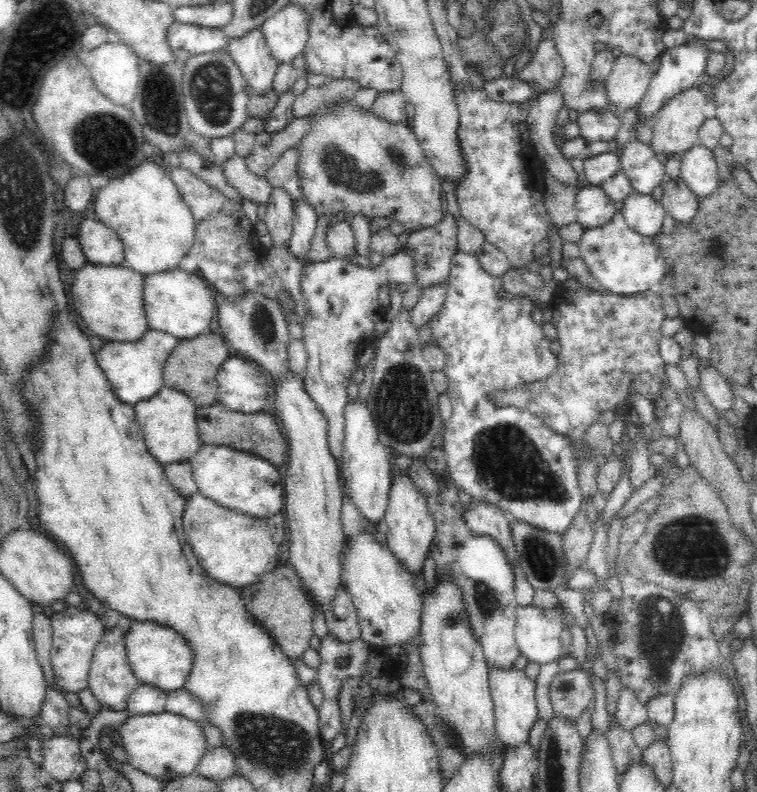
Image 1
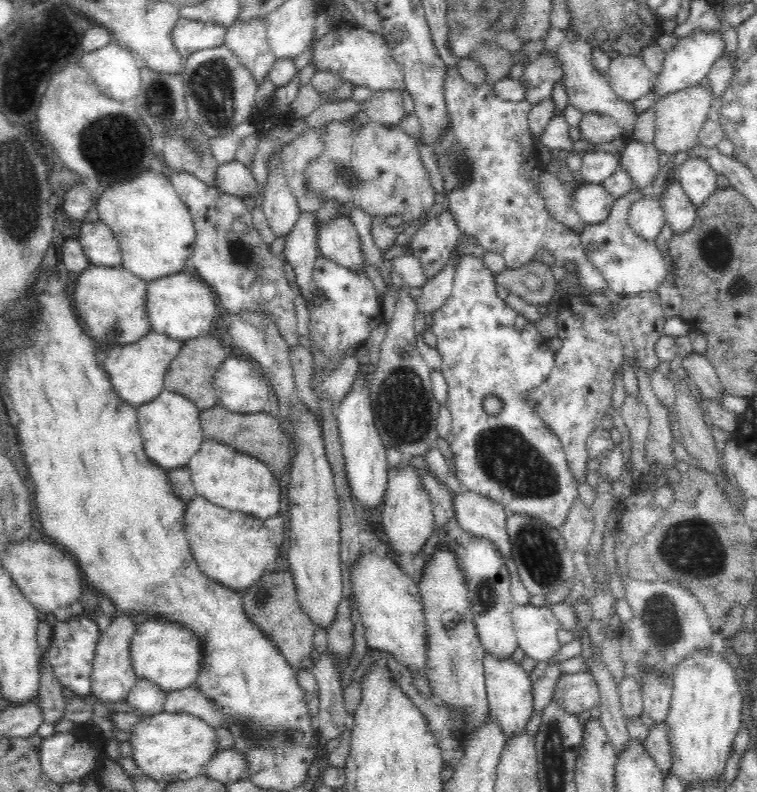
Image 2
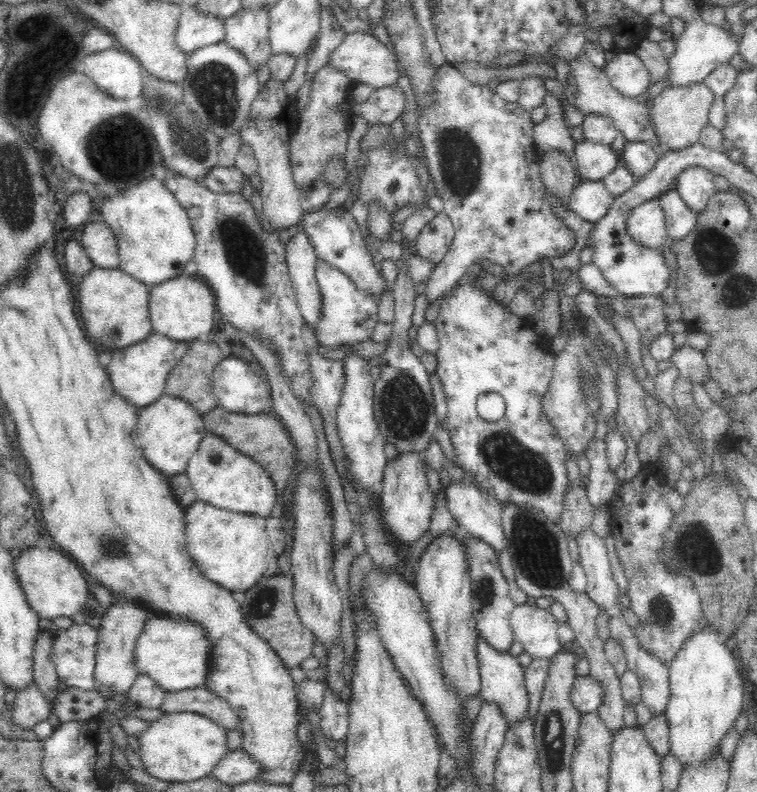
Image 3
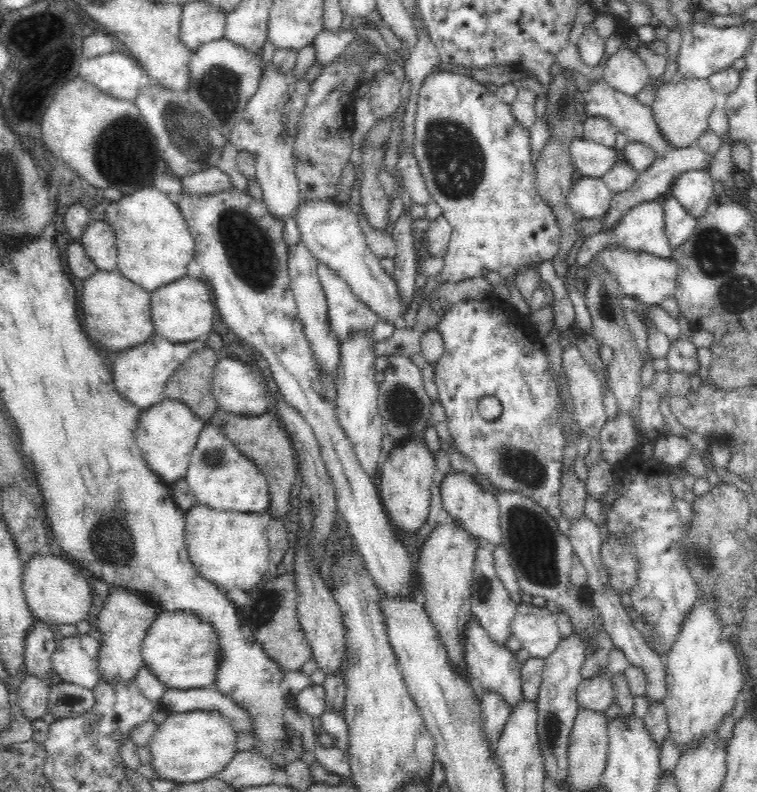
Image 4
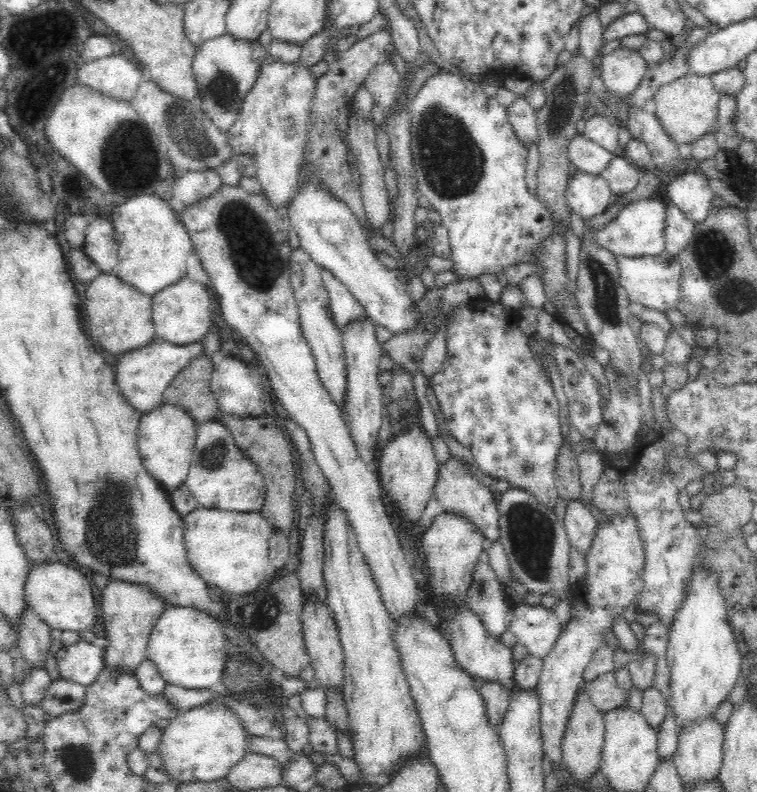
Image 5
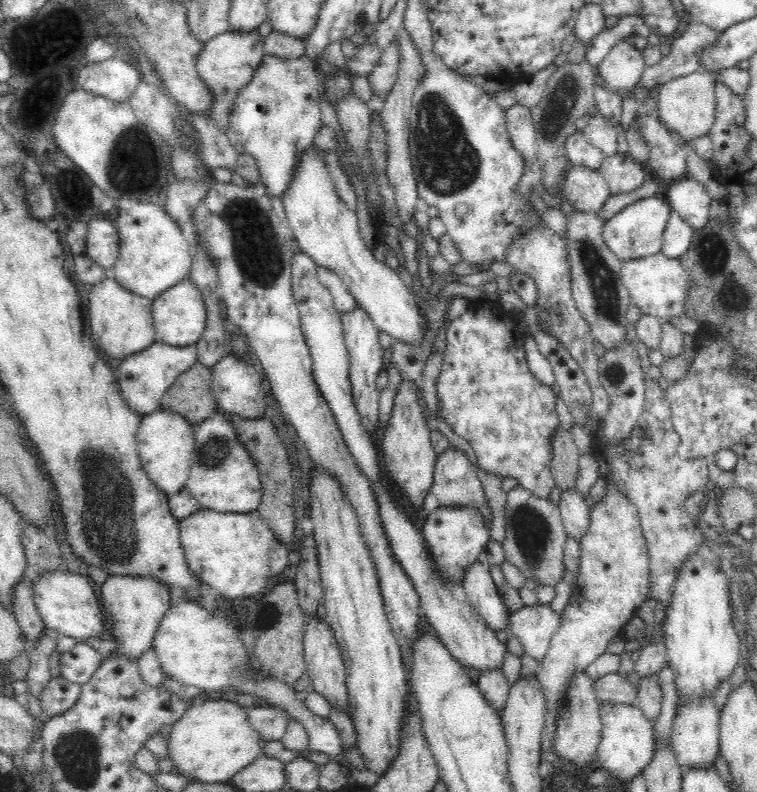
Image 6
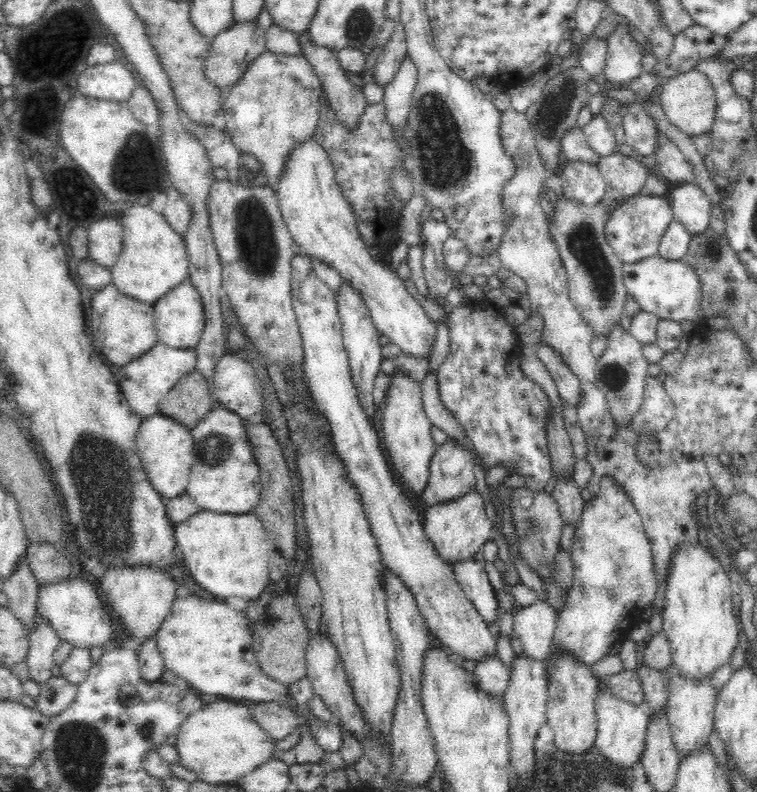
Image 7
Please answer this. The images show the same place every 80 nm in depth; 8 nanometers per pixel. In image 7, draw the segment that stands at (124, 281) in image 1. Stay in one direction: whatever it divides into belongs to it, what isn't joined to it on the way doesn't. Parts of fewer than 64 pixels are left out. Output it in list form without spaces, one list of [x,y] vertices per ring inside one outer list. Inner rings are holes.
[[[112,282],[95,292],[91,300],[91,309],[92,344],[99,352],[102,352],[102,356],[108,362],[112,362],[116,367],[122,368],[157,344],[153,305],[120,293]]]

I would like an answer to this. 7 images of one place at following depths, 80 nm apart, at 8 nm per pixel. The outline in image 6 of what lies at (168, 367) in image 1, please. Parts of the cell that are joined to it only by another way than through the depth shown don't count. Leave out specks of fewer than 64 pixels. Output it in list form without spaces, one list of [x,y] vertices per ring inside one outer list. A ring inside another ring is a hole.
[[[196,361],[170,385],[161,408],[180,414],[193,426],[212,416],[218,408],[211,391],[211,370]]]

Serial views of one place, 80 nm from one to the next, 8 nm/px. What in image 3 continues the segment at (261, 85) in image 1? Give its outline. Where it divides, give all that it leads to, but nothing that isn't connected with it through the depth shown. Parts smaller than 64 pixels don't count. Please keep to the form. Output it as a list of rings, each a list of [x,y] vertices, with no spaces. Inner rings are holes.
[[[269,7],[236,11],[225,19],[225,41],[240,51],[256,71],[273,56],[269,43]]]

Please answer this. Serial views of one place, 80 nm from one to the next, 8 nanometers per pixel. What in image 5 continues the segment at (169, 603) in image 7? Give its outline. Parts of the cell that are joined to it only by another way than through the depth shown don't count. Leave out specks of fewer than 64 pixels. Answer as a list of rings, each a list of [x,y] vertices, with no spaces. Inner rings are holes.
[[[112,579],[102,590],[100,604],[105,637],[110,640],[110,645],[104,653],[105,666],[116,671],[135,672],[147,658],[148,641],[160,614],[166,610],[166,601],[160,595],[154,595],[148,586],[128,580]]]

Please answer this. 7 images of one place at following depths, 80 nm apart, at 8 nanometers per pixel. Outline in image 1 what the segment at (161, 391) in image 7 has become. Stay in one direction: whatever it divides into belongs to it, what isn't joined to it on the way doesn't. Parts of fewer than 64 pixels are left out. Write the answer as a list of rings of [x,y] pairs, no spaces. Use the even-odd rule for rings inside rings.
[[[148,329],[136,342],[97,343],[95,357],[104,371],[114,394],[122,401],[134,406],[137,402],[153,397],[163,387],[163,368],[167,358],[180,344],[180,340],[165,332]]]

